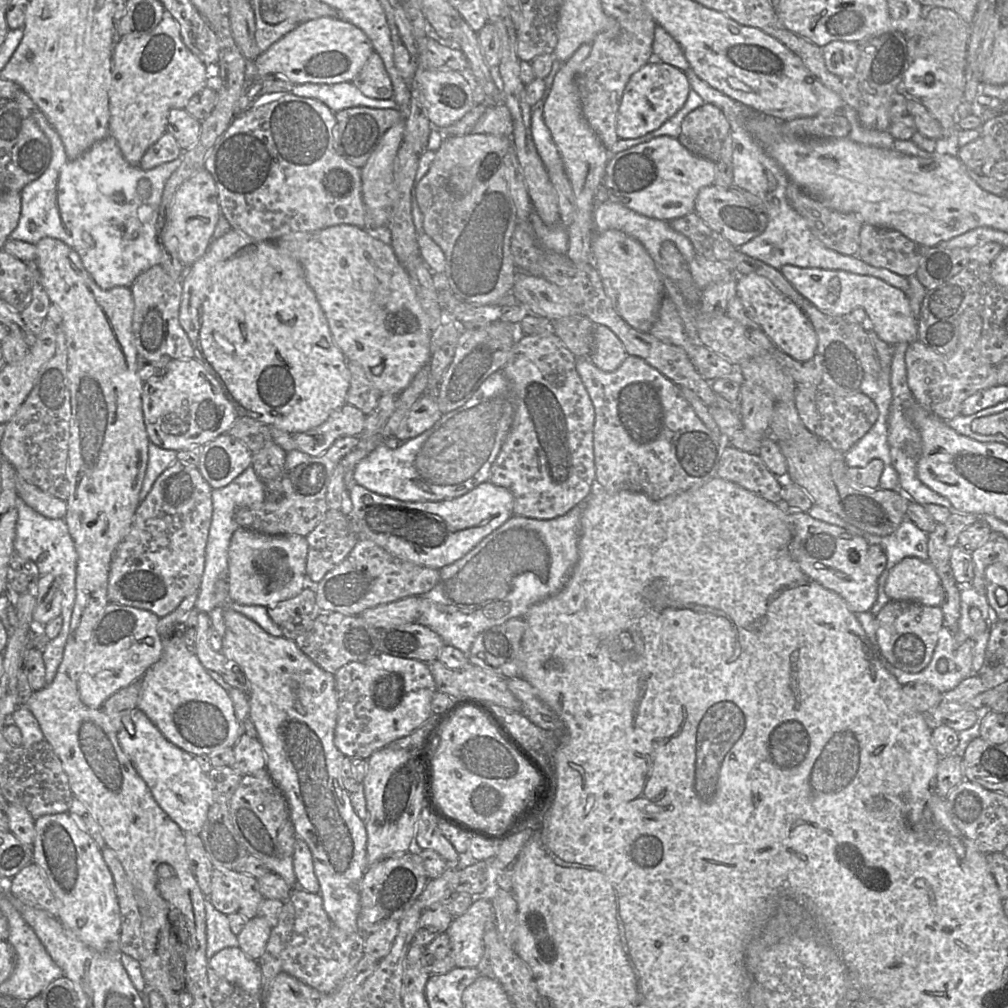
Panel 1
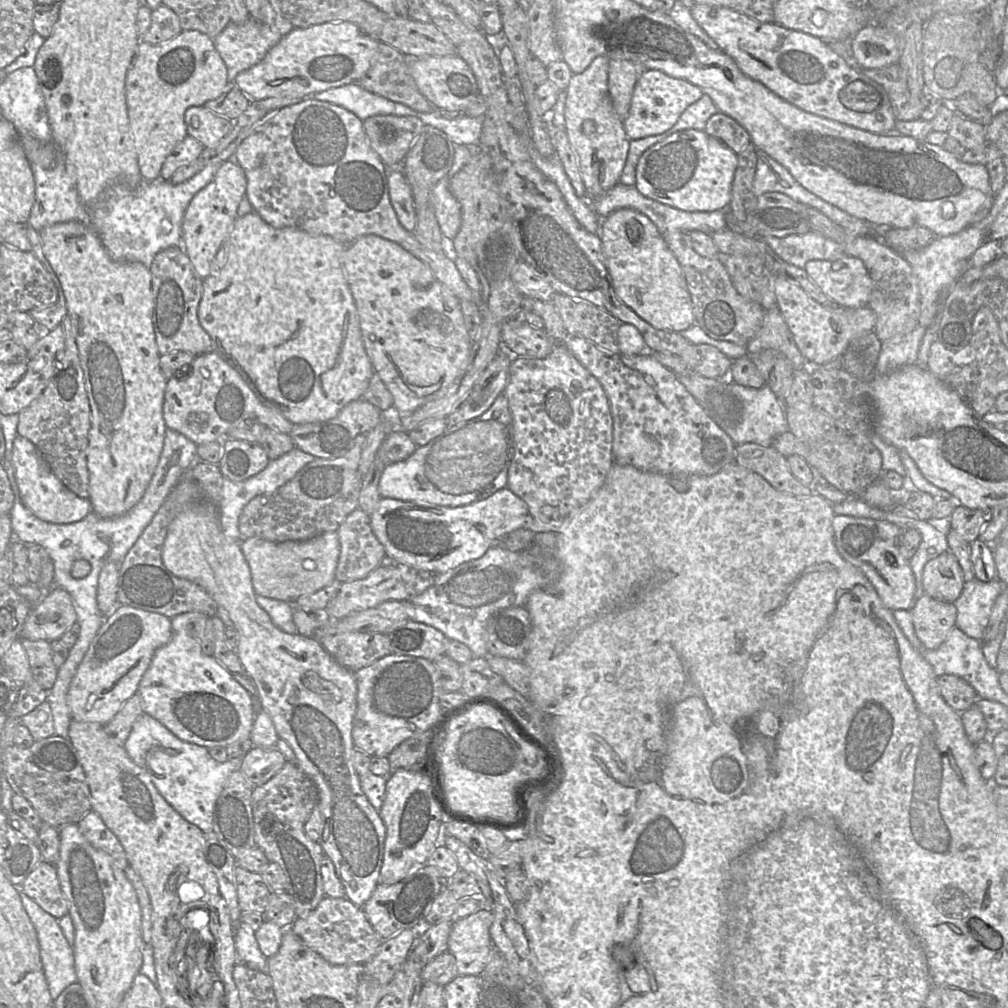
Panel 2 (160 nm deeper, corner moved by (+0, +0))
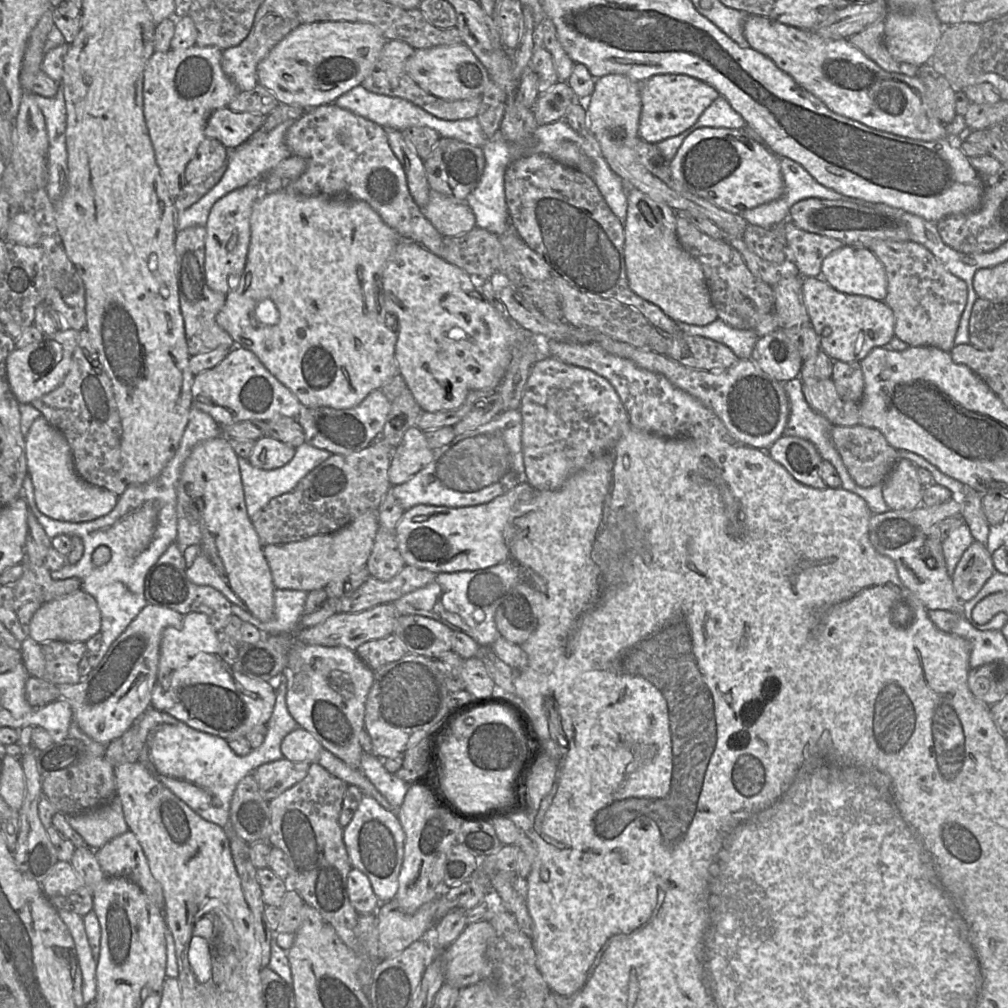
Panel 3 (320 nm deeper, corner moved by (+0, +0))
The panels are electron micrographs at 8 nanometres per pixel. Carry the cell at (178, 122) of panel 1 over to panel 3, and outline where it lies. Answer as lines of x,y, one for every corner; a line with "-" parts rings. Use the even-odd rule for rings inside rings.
229,108
214,111
207,119
204,135
234,150
260,130
266,115
235,112

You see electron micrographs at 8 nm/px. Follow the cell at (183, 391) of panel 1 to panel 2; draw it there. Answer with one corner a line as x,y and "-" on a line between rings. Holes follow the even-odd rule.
207,352
205,354
196,356
195,359
189,365
185,365
182,367
182,370
180,371
180,373
177,374
177,378
170,378
167,381
165,392
164,392
164,401
163,401
163,418
168,430
179,432
180,434
186,436
188,439
190,439
197,445
206,444
206,443
214,442
214,441
222,441
223,439
227,438
227,433
231,429
236,428
240,425
261,423
268,428
271,428
273,430
276,430
285,434
289,434
293,428
293,425
296,425
296,424
293,424
291,421
289,421
282,414
282,412
280,411
278,407
264,401
255,391
255,389
243,379
241,374
229,362
227,362
223,357
221,357
216,352

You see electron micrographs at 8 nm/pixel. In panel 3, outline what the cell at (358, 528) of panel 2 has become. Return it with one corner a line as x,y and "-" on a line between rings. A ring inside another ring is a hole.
380,527
366,563
370,577
384,581
389,580
405,566
406,563
399,551
394,532

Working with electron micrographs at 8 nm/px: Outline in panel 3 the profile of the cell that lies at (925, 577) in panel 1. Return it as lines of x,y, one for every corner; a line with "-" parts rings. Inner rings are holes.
974,541
962,554
951,575
955,594
962,602
972,599
995,573
991,553

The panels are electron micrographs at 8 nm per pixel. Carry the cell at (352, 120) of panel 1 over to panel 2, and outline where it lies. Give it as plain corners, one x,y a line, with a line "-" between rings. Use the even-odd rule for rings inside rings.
375,115
363,121
370,146
385,166
402,165
423,125
414,116

